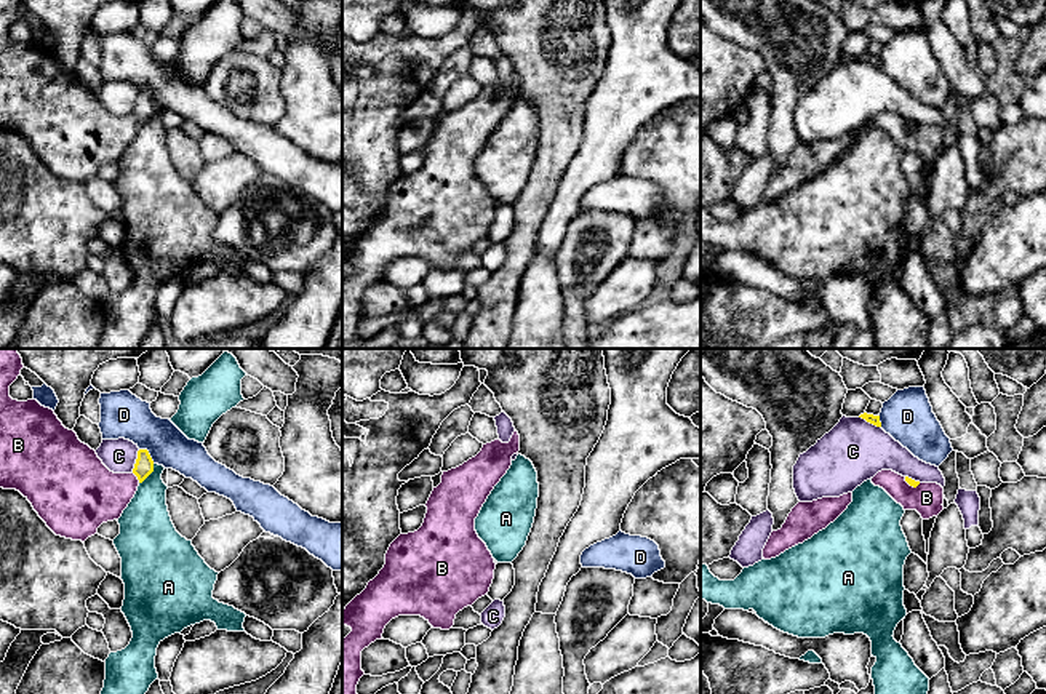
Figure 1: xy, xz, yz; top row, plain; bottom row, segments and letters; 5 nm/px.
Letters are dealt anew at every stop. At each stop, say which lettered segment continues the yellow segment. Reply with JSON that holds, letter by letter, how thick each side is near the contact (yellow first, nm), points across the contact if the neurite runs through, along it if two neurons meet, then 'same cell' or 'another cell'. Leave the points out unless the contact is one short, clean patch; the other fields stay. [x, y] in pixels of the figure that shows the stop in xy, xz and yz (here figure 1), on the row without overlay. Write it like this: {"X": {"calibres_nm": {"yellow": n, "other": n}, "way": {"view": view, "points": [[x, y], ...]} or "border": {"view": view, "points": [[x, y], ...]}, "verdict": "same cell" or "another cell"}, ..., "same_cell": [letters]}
{"A": {"calibres_nm": {"yellow": 100, "other": 260}, "verdict": "another cell"}, "B": {"calibres_nm": {"yellow": 100, "other": 300}, "border": {"view": "xy", "points": [[131, 114], [139, 123]]}, "verdict": "another cell"}, "C": {"calibres_nm": {"yellow": 100, "other": 170}, "verdict": "another cell"}, "D": {"calibres_nm": {"yellow": 100, "other": 220}, "border": {"view": "xy", "points": [[139, 90], [144, 90], [154, 104]]}, "verdict": "another cell"}, "same_cell": []}

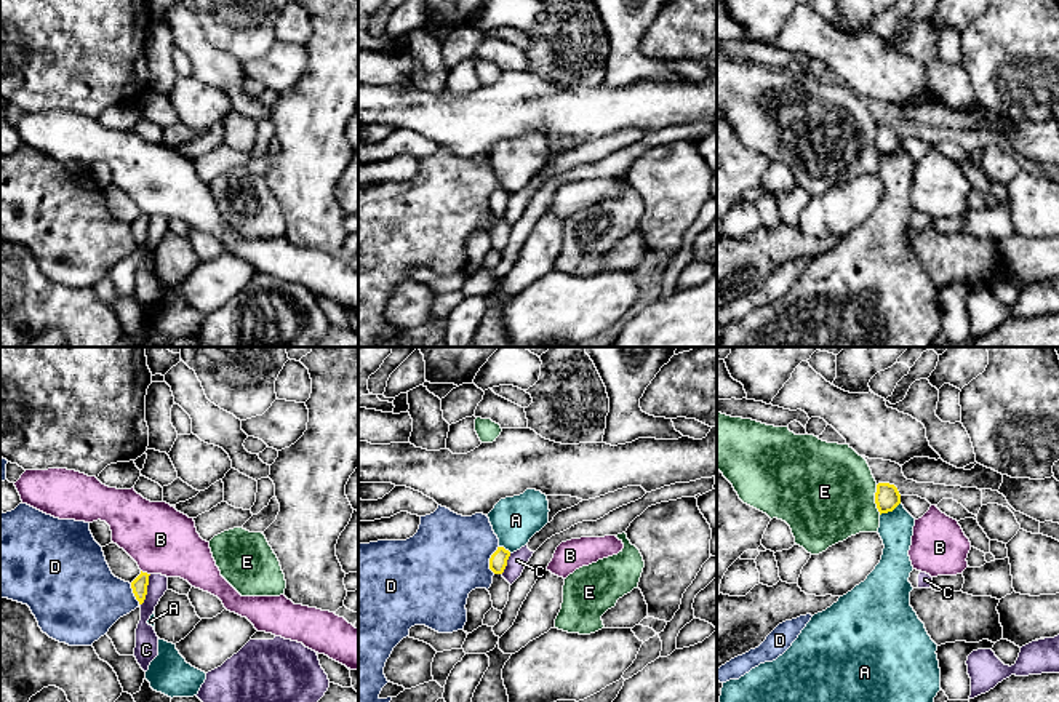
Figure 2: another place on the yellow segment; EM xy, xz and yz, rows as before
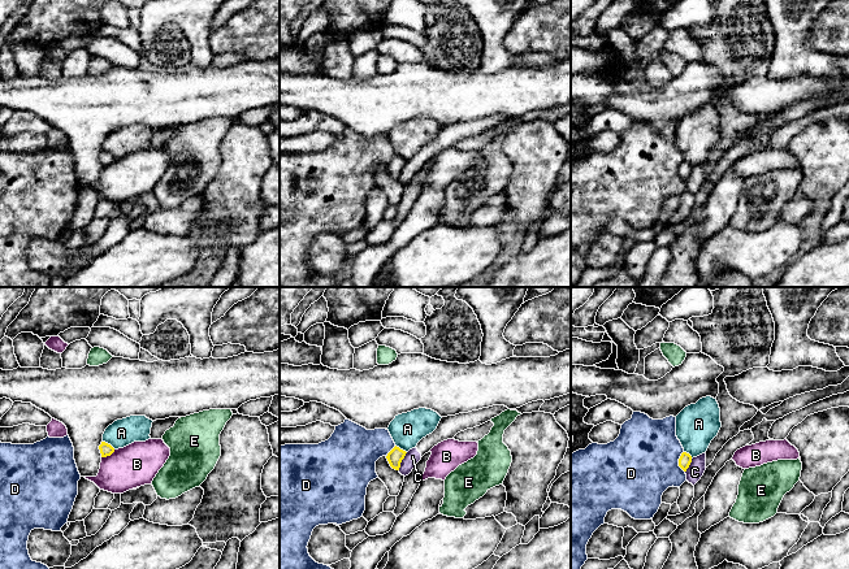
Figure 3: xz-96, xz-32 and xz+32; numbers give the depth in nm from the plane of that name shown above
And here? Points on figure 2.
{"A": {"calibres_nm": {"yellow": 130, "other": 180}, "verdict": "another cell"}, "B": {"calibres_nm": {"yellow": 80, "other": 340}, "border": {"view": "xy", "points": [[141, 211], [149, 216]]}, "verdict": "another cell"}, "C": {"calibres_nm": {"yellow": 80, "other": 110}, "border": {"view": "xy", "points": [[151, 216], [146, 240], [139, 247]]}, "verdict": "another cell"}, "D": {"calibres_nm": {"yellow": 90, "other": 400}, "border": {"view": "xz", "points": [[498, 187], [490, 200], [490, 211], [493, 215]]}, "verdict": "another cell"}, "E": {"calibres_nm": {"yellow": 130, "other": 480}, "verdict": "another cell"}, "same_cell": []}

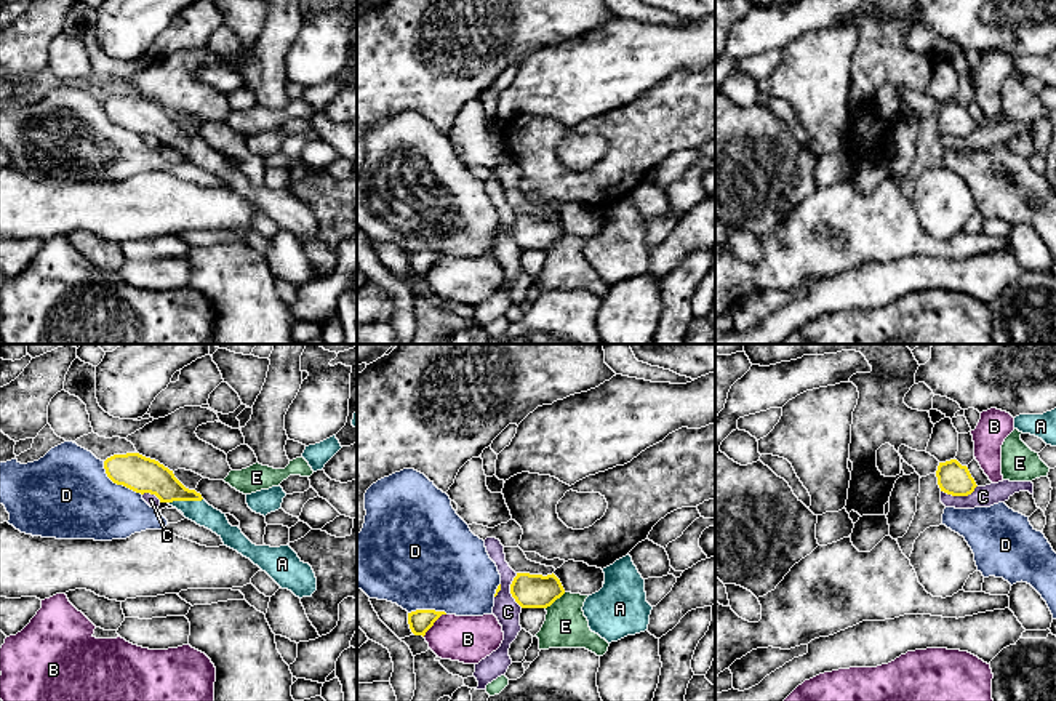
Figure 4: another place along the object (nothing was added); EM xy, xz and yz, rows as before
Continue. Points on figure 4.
{"A": {"calibres_nm": {"yellow": 180, "other": 120}, "verdict": "same cell"}, "B": {"calibres_nm": {"yellow": 120, "other": 240}, "verdict": "another cell"}, "C": {"calibres_nm": {"yellow": 160, "other": 110}, "border": {"view": "yz", "points": [[976, 127], [967, 136], [941, 133]]}, "verdict": "another cell"}, "D": {"calibres_nm": {"yellow": 180, "other": 440}, "verdict": "another cell"}, "E": {"calibres_nm": {"yellow": 180, "other": 220}, "border": {"view": "xz", "points": [[565, 234], [546, 250]]}, "verdict": "another cell"}, "same_cell": ["A"]}

